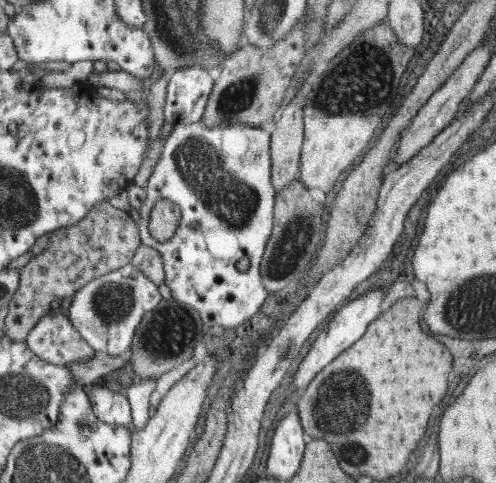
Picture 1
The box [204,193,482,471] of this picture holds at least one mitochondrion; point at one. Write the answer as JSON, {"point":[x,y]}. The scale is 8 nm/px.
{"point":[346,406]}

